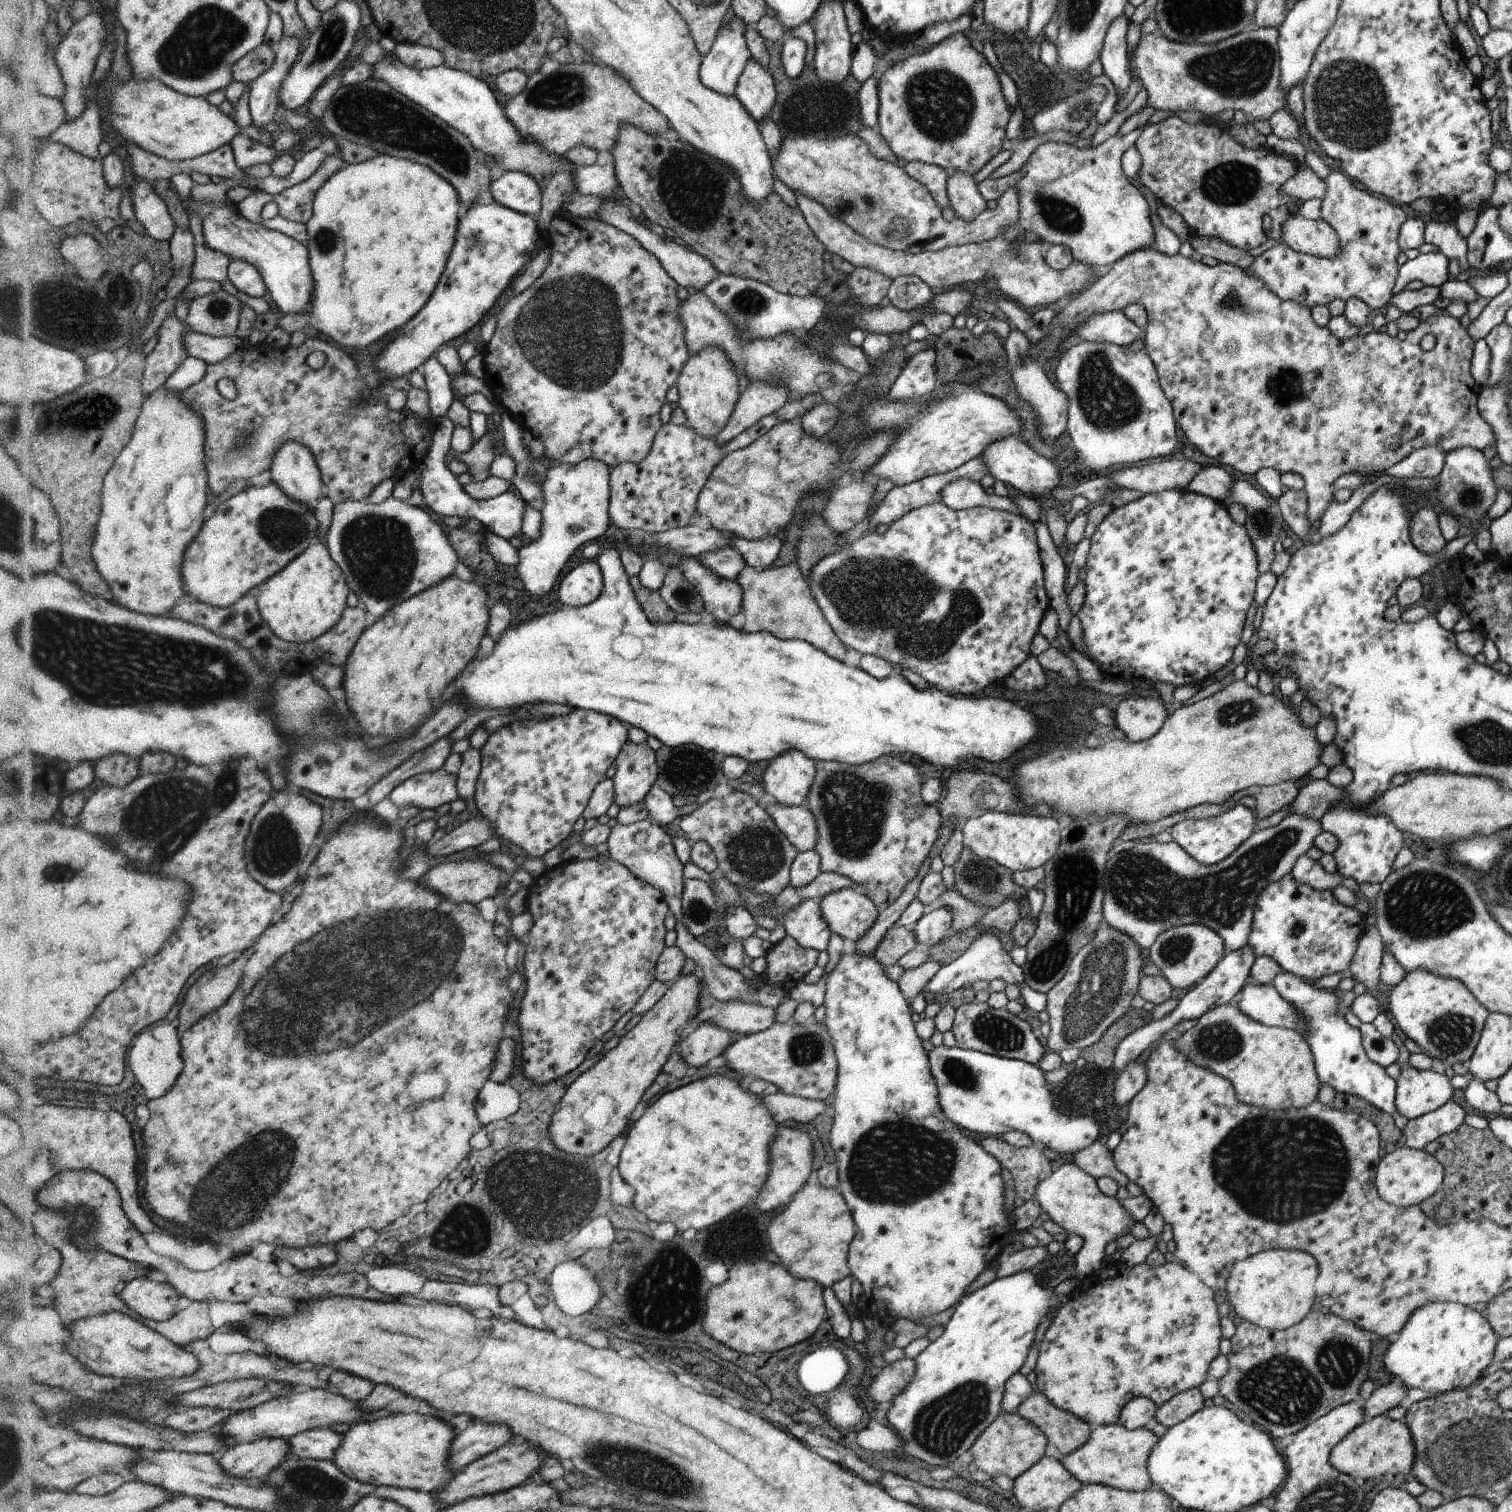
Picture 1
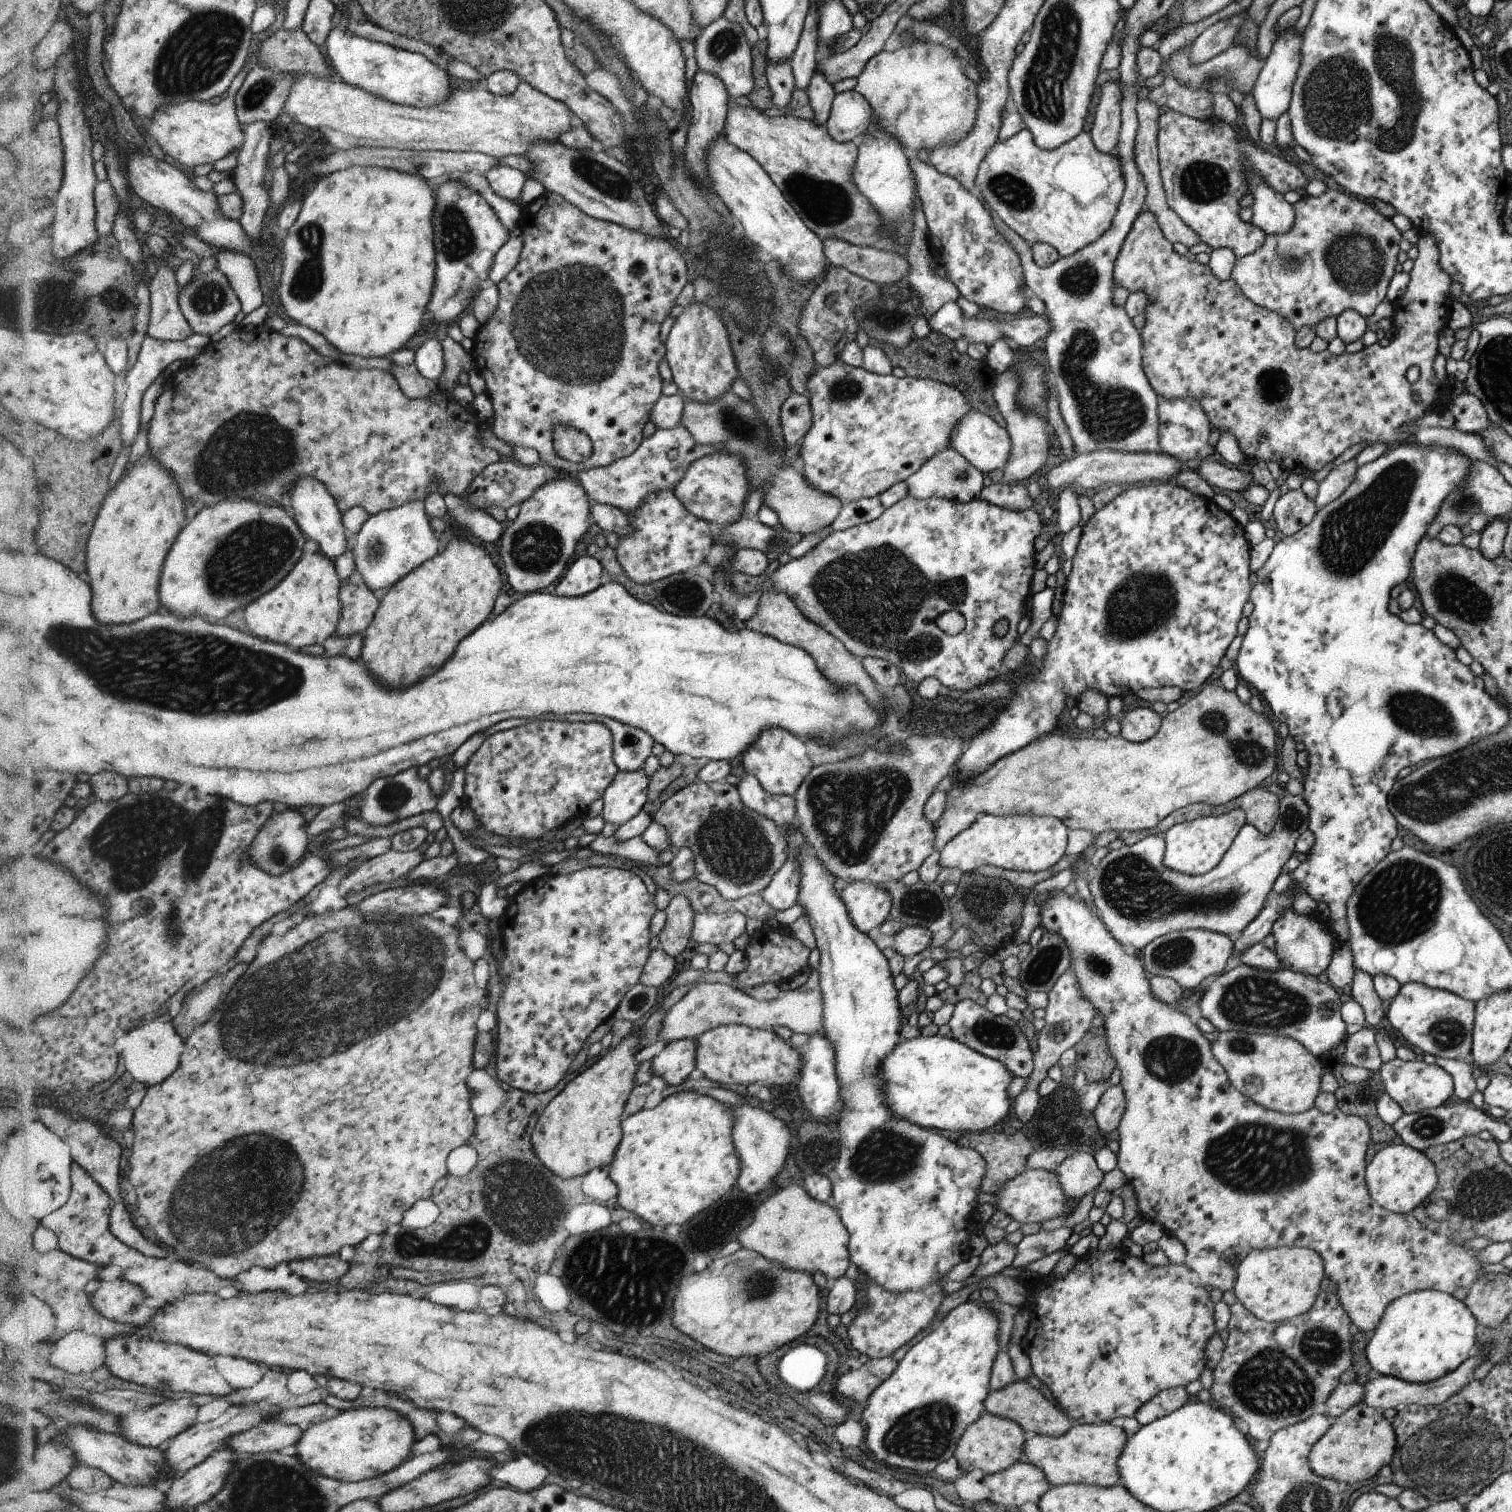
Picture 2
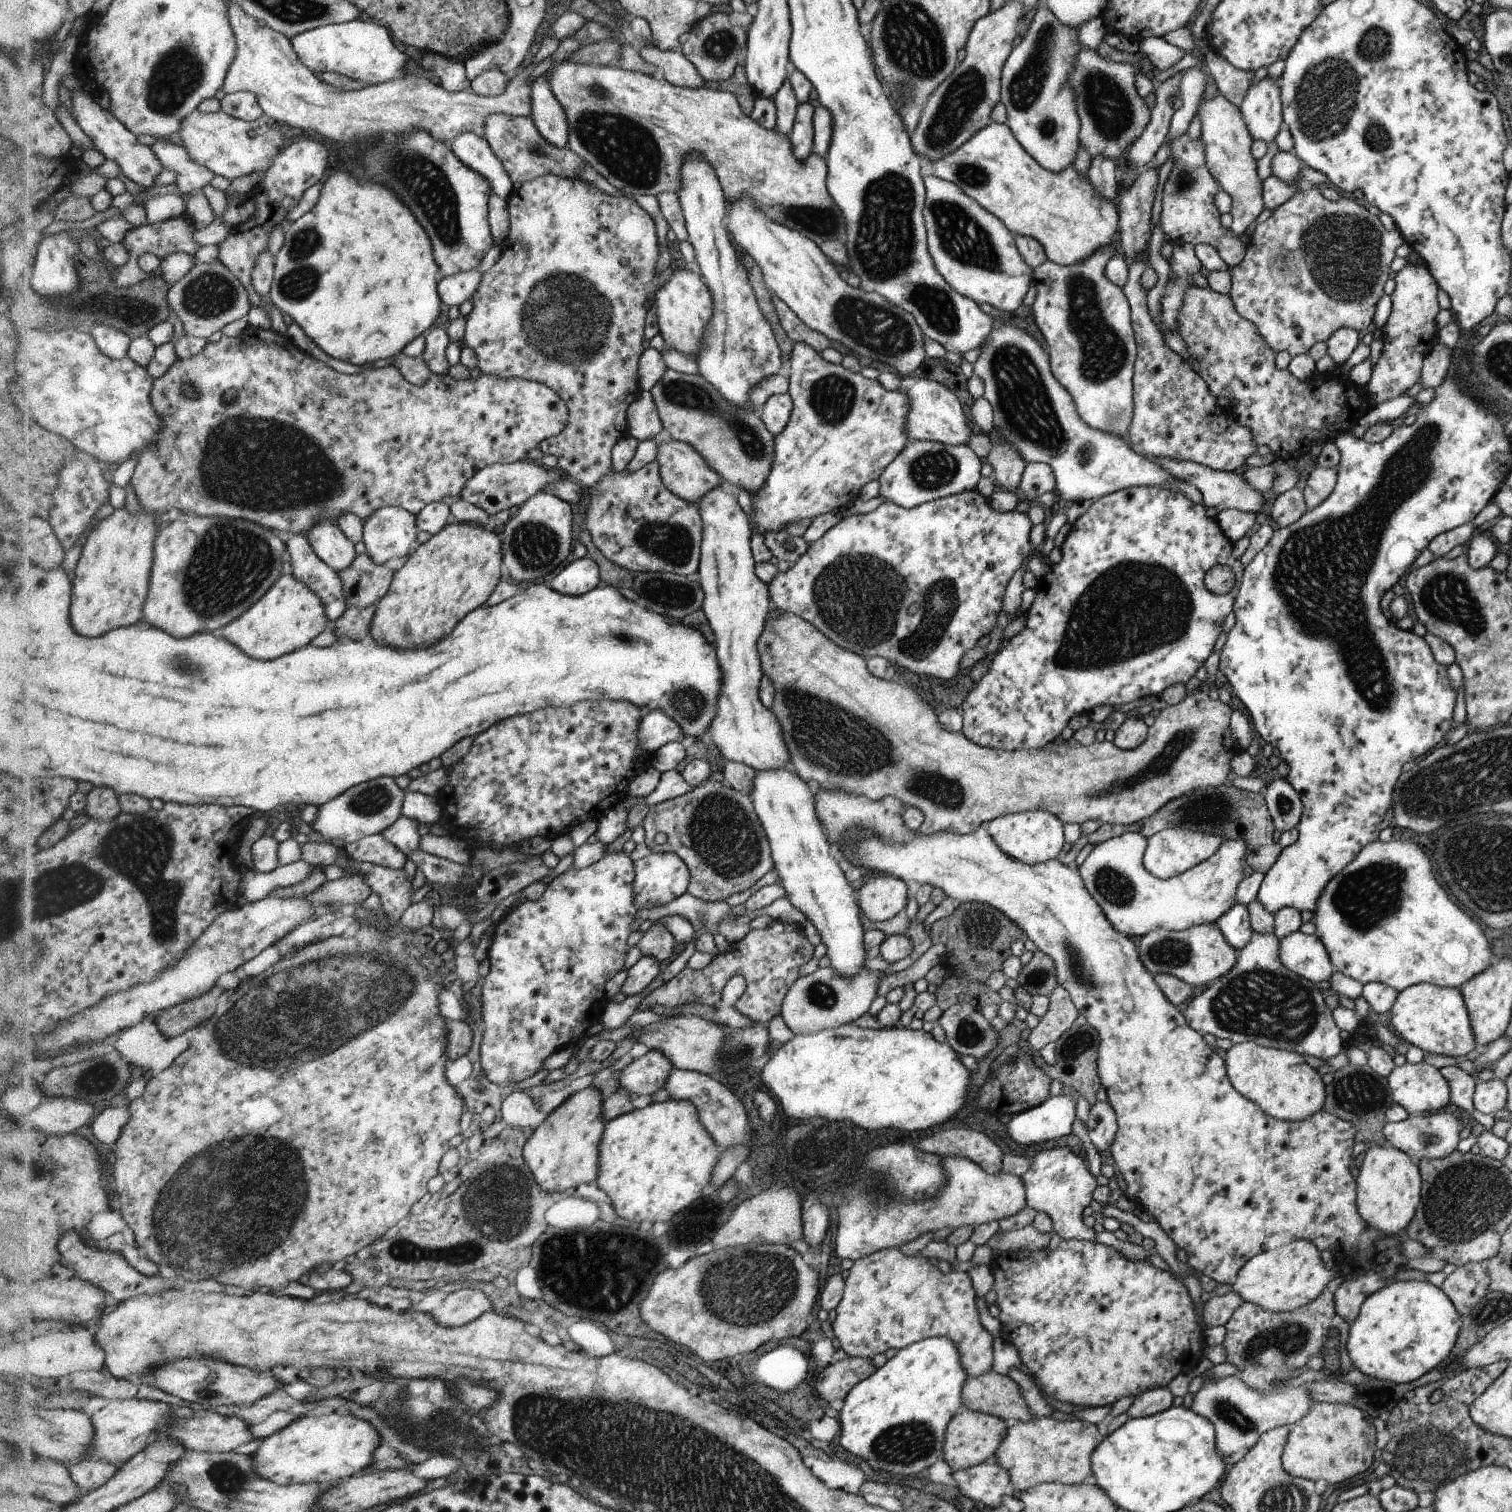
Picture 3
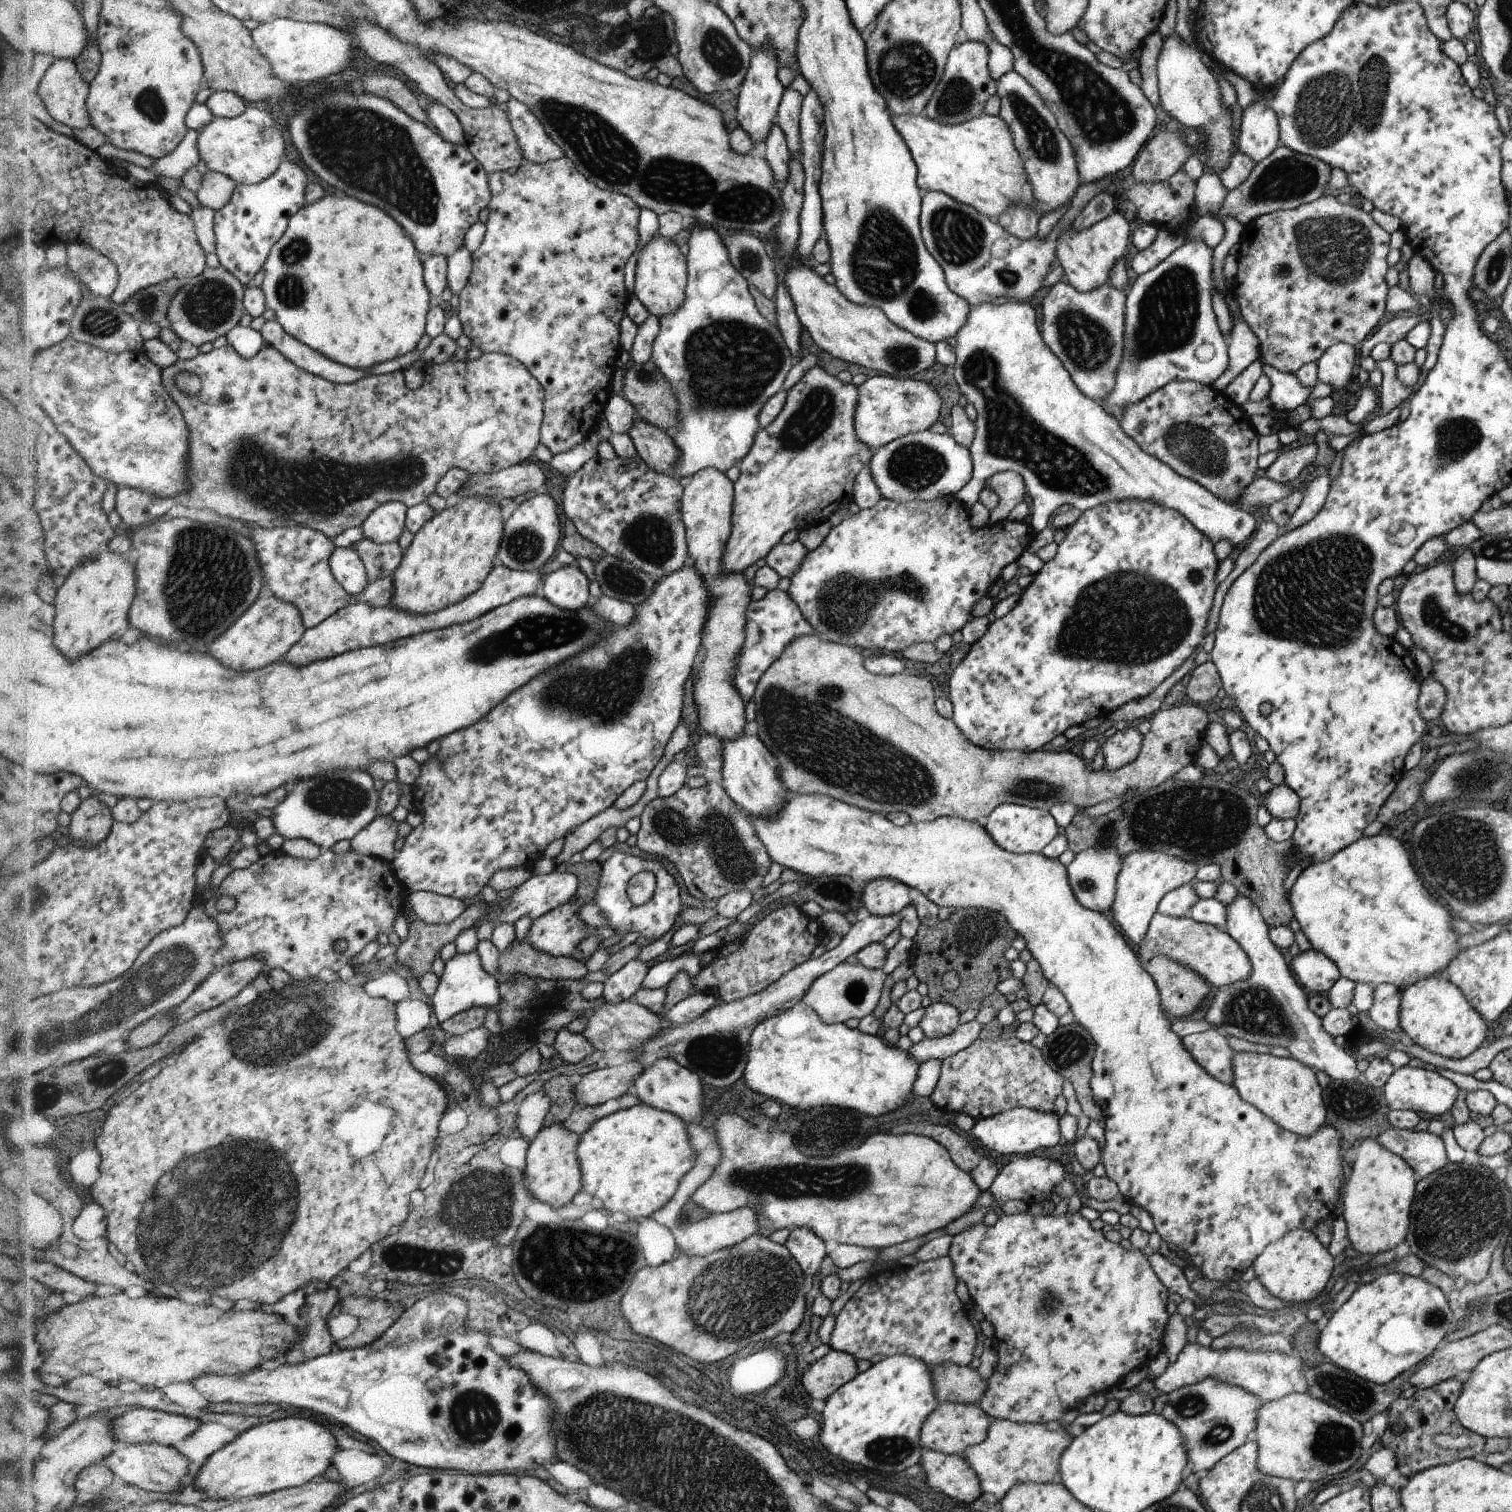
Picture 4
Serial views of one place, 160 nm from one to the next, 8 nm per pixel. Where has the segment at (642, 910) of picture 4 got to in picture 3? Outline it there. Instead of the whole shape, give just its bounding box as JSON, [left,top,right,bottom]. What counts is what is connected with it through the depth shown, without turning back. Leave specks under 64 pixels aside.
[634,853,688,908]

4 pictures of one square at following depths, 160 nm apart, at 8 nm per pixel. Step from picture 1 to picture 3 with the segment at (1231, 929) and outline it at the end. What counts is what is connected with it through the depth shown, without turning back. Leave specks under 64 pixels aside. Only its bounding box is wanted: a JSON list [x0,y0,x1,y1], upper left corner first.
[1078,777,1303,937]

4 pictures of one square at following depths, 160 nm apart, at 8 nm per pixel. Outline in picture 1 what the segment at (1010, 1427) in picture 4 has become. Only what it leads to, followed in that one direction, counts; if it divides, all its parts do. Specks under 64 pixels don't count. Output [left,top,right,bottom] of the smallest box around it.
[1060,1423,1158,1491]

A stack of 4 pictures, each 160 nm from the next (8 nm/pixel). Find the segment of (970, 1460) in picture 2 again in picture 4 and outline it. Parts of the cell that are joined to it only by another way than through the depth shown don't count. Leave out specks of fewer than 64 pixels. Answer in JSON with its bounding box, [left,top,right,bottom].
[921,1403,995,1455]

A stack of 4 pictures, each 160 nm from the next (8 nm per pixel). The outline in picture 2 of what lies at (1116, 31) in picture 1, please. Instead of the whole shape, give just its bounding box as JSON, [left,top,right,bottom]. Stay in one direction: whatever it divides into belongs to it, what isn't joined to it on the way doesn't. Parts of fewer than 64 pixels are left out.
[1089,81,1122,153]

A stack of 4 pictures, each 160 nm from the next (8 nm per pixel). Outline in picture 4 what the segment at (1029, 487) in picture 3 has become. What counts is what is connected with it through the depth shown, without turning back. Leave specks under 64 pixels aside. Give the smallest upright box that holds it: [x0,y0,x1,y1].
[986,471,1027,519]

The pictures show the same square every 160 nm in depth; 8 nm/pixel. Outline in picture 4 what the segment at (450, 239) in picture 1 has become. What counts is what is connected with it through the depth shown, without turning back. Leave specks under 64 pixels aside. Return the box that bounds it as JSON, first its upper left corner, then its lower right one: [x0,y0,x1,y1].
[262,194,432,368]

